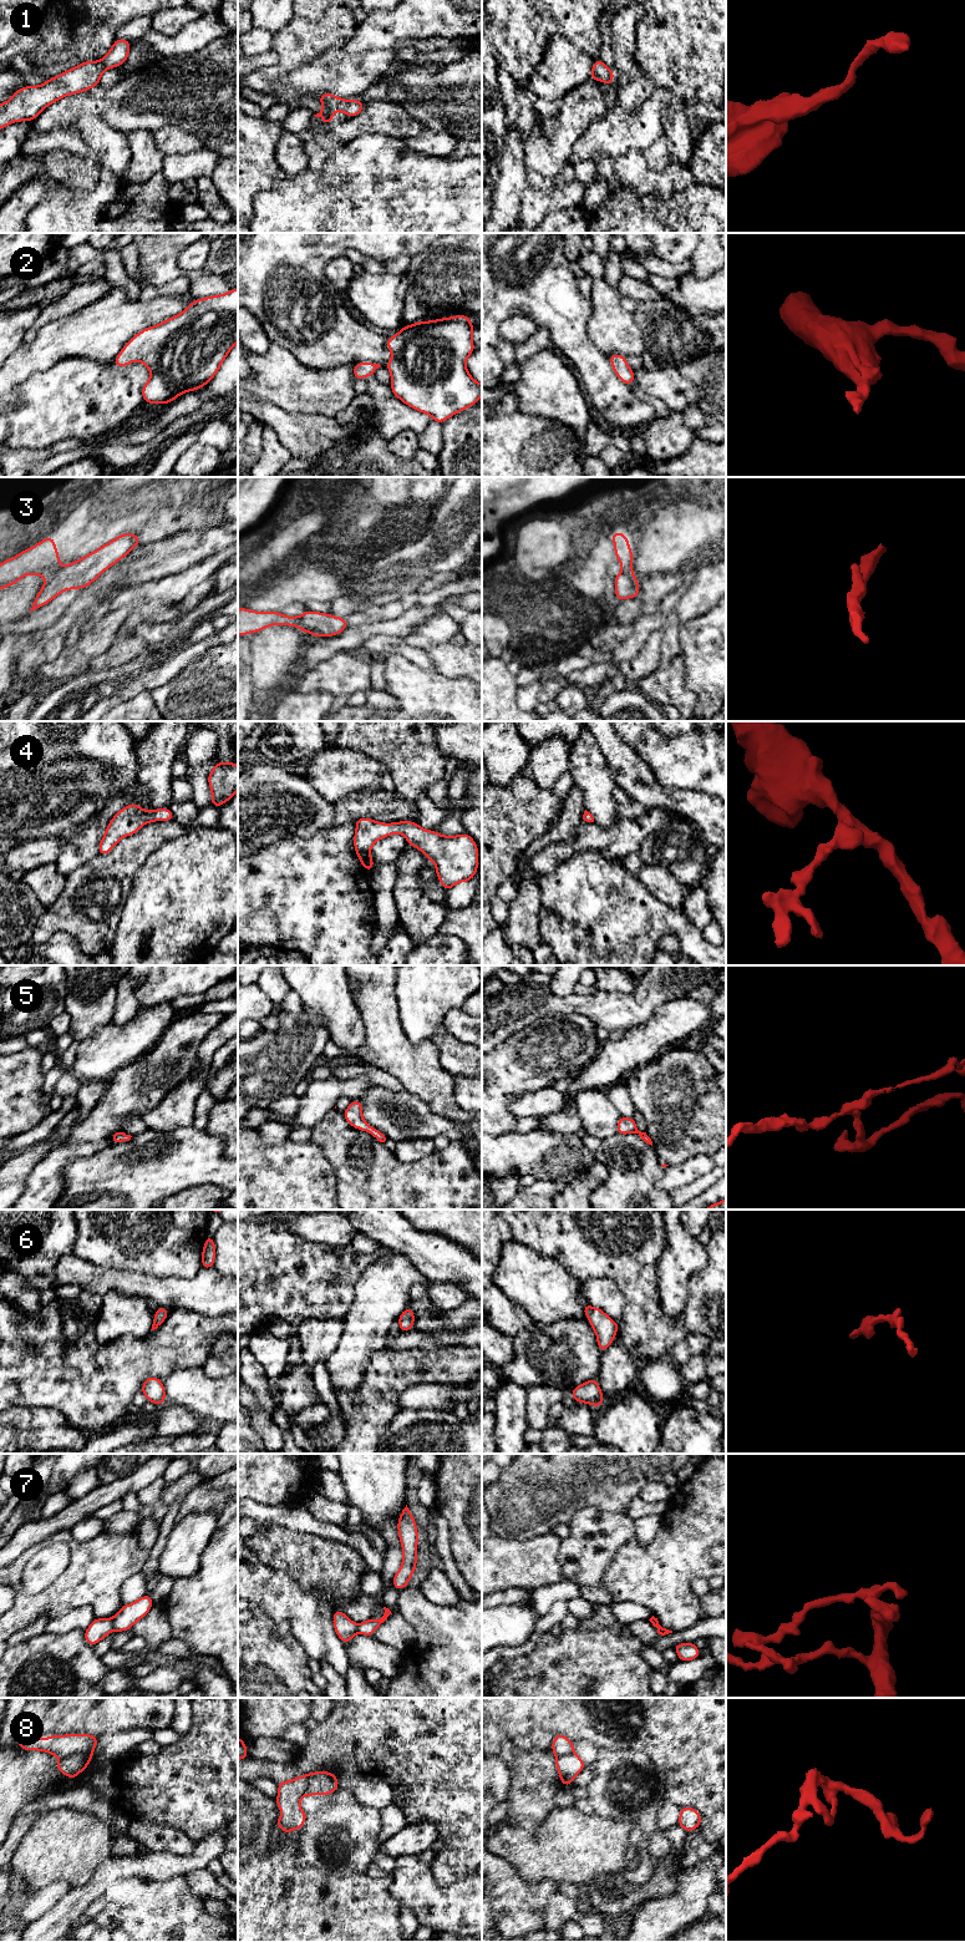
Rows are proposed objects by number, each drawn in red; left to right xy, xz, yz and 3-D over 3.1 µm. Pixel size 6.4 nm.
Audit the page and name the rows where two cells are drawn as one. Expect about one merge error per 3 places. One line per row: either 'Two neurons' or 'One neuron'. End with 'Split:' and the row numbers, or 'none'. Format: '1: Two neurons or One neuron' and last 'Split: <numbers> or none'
1: One neuron
2: One neuron
3: Two neurons
4: One neuron
5: One neuron
6: One neuron
7: Two neurons
8: One neuron
Split: 3, 7

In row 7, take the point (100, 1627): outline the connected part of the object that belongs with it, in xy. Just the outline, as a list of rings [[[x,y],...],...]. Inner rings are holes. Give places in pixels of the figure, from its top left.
[[[95,1618],[83,1632],[86,1642],[95,1647],[101,1639],[113,1631],[113,1618]]]

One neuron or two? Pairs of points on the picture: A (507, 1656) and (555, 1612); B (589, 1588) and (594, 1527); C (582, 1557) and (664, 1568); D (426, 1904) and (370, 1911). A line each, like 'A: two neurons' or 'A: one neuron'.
A: one neuron
B: one neuron
C: two neurons
D: two neurons

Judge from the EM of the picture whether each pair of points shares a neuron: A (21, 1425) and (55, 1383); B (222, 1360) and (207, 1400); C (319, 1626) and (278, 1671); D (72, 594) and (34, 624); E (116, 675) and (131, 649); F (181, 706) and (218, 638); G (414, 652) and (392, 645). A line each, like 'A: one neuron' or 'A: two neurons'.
A: two neurons
B: two neurons
C: two neurons
D: one neuron
E: two neurons
F: two neurons
G: one neuron

